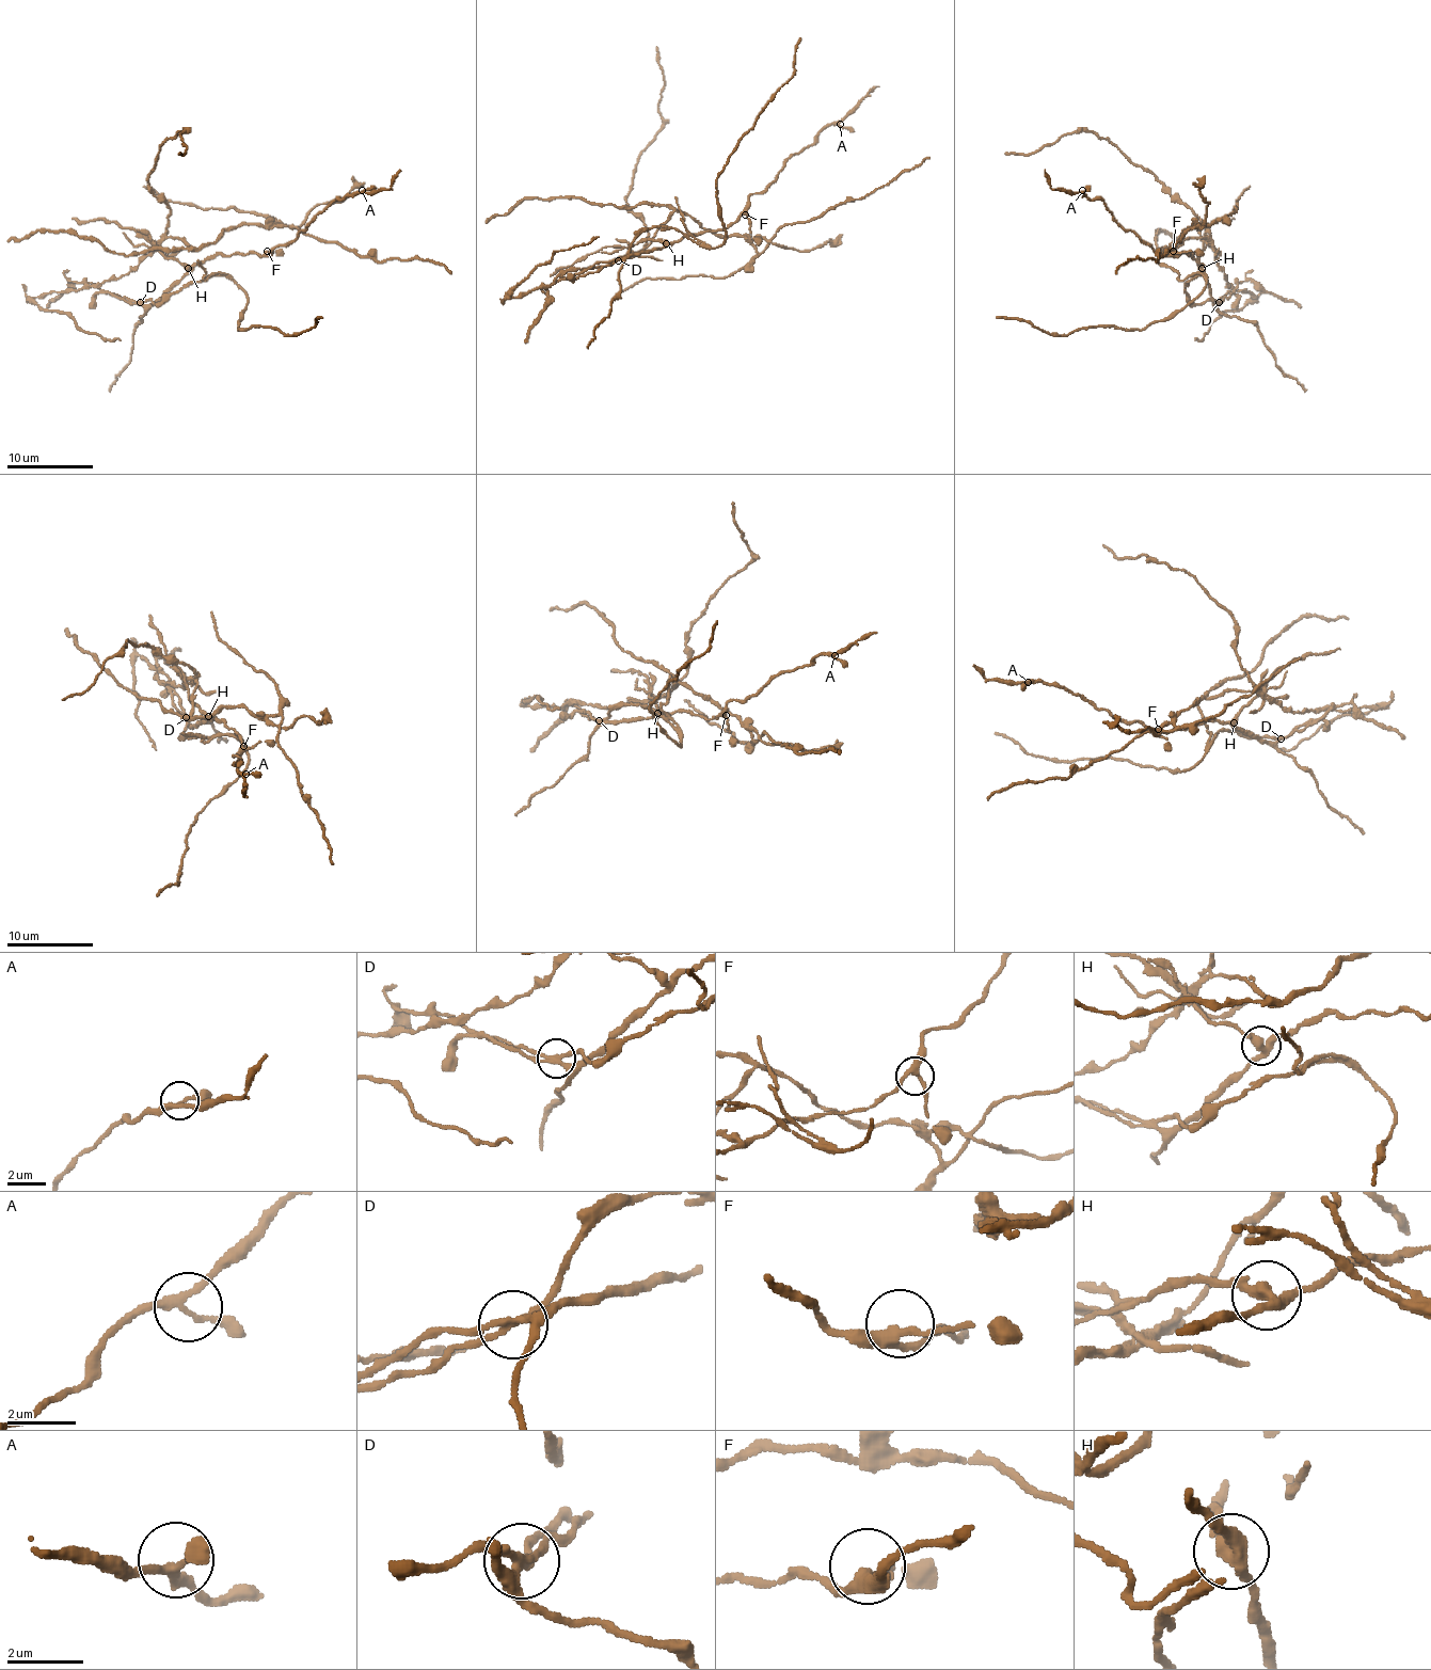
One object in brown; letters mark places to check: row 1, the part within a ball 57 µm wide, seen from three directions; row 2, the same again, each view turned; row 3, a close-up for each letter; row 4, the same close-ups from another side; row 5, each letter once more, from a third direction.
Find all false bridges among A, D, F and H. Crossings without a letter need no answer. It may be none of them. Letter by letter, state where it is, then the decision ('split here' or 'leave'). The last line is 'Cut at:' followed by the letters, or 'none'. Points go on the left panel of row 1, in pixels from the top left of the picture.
A: (362, 190) | leave
D: (140, 302) | split here
F: (267, 251) | leave
H: (188, 268) | split here
Cut at: D, H

